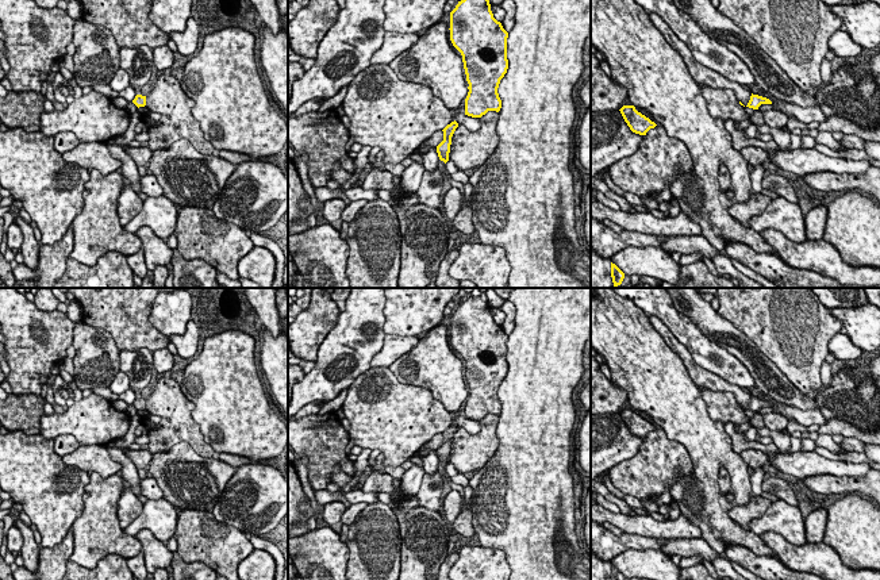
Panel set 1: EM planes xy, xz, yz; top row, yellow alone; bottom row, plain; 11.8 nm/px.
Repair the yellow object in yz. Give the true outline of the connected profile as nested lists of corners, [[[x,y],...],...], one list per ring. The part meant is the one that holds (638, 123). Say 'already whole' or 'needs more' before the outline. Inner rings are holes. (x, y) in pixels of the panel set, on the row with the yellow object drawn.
already whole; [[[623,105],[619,111],[630,130],[635,134],[646,135],[650,128],[657,126],[649,118],[638,112],[634,105]]]

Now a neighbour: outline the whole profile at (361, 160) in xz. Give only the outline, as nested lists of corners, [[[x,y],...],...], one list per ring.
[[[362,146],[362,149],[357,153],[356,157],[356,172],[350,180],[347,180],[345,184],[338,184],[333,180],[327,181],[326,189],[349,189],[353,188],[353,185],[358,181],[361,172],[366,164],[369,164],[369,153],[372,147],[370,146]]]

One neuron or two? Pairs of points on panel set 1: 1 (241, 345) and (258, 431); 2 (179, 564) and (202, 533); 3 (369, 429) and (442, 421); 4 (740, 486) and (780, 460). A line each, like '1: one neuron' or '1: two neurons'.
1: one neuron
2: two neurons
3: one neuron
4: two neurons

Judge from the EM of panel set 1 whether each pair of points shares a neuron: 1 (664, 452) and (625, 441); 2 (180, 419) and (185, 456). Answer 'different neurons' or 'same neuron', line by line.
1: different neurons
2: different neurons

